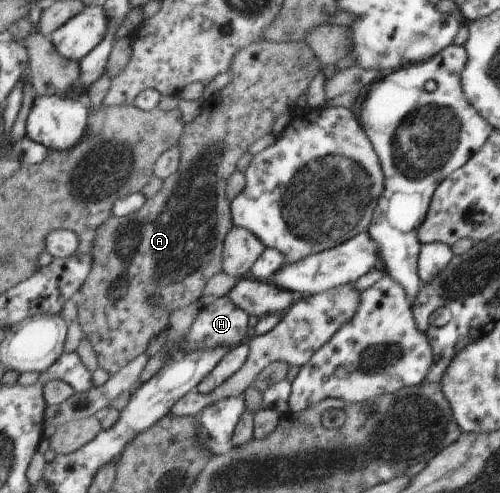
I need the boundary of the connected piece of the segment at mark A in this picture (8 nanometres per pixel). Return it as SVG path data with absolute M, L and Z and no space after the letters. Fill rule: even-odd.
M251 43L249 48L244 48L235 54L233 64L230 66L230 72L232 75L230 83L213 96L212 99L207 100L201 108L200 115L186 124L186 130L177 144L182 152L180 169L164 180L163 188L153 198L148 199L141 210L126 217L118 217L112 214L101 227L95 228L95 238L93 239L91 249L91 256L94 256L92 269L87 280L83 282L83 286L78 290L78 295L75 299L76 316L82 332L89 336L93 340L93 344L95 344L95 350L100 360L100 368L109 372L111 376L121 371L126 364L131 364L132 360L137 360L138 356L141 356L143 352L147 352L147 342L159 334L159 332L167 332L167 328L171 328L171 312L175 312L175 309L187 306L191 302L197 302L201 298L207 282L215 274L219 274L219 272L224 270L224 243L226 242L226 236L230 234L230 230L234 227L234 220L231 216L232 201L229 201L229 198L225 196L225 186L229 182L227 178L231 176L232 172L237 170L239 158L249 150L251 143L259 140L259 138L263 138L265 134L271 133L277 117L285 114L291 115L296 107L295 103L299 100L299 96L303 96L303 94L253 94L253 43ZM154 296L161 297L158 303L163 308L156 308L151 304Z

